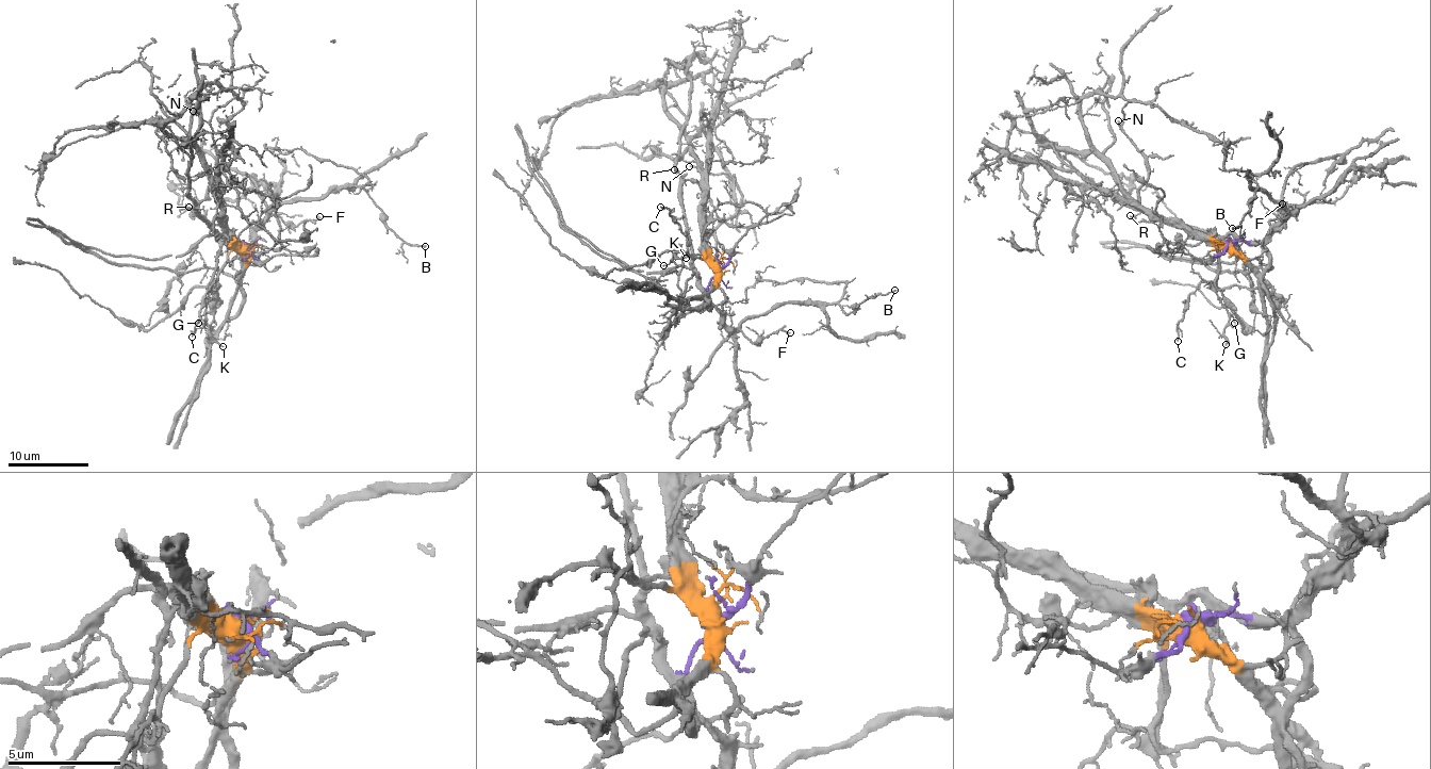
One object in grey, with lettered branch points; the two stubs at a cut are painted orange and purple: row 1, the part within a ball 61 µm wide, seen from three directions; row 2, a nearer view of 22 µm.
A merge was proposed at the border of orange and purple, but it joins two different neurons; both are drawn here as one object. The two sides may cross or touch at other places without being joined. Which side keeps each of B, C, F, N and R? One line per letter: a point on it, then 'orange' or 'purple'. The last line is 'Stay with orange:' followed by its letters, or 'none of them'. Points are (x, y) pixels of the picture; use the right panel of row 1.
B: place (1232, 228); purple
C: place (1178, 341); orange
F: place (1282, 203); purple
N: place (1118, 120); purple
R: place (1130, 215); purple
Stay with orange: C

